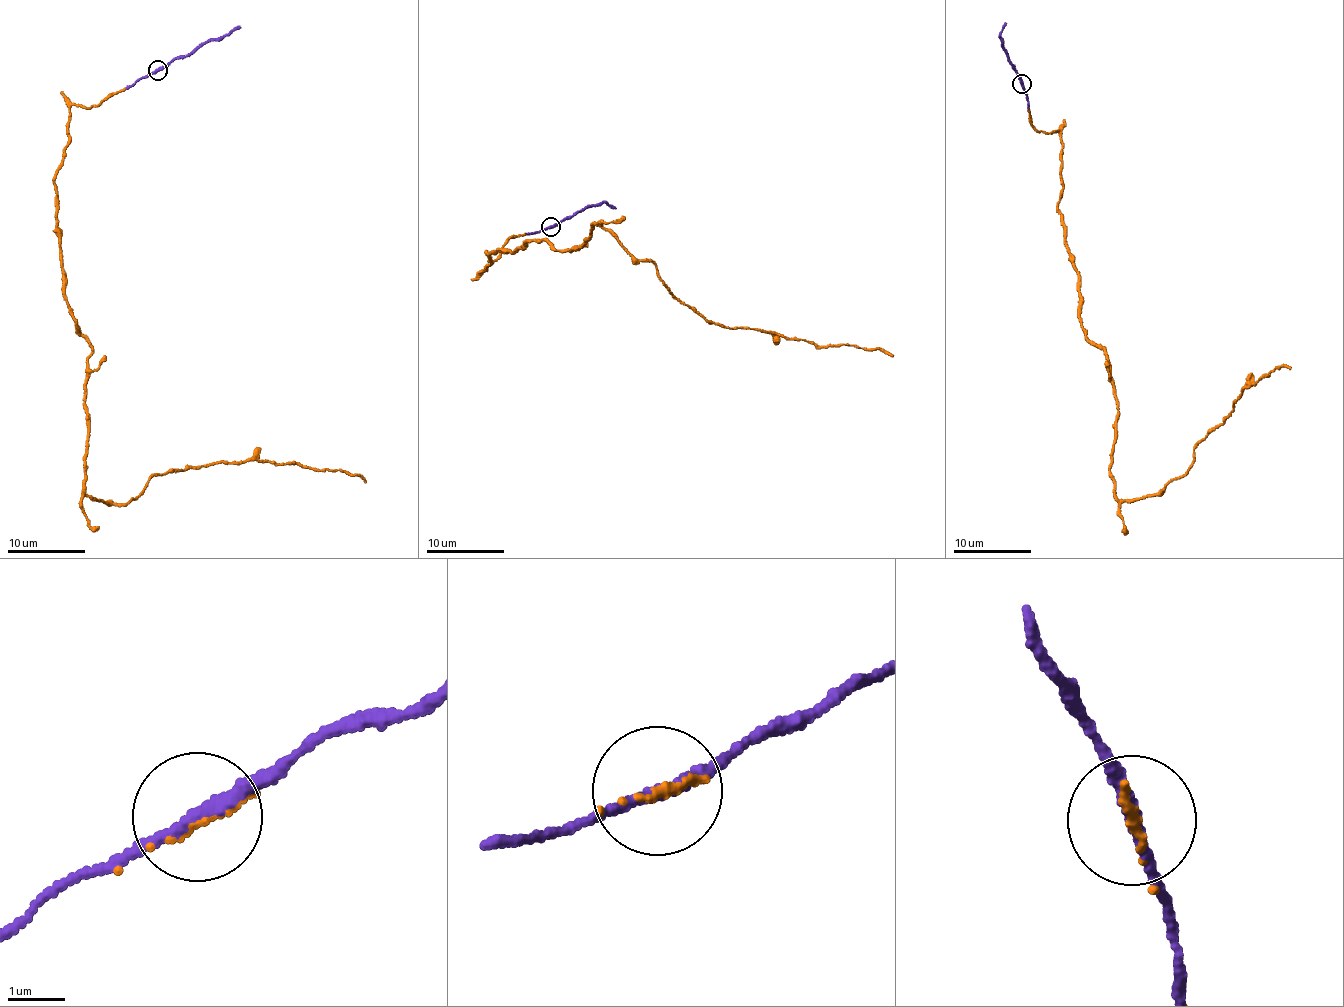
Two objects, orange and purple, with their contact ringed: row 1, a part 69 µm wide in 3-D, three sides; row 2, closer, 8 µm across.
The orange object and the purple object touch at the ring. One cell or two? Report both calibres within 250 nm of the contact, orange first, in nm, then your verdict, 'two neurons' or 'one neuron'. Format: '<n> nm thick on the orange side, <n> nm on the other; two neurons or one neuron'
110 nm thick on the orange side, 220 nm on the other; one neuron

